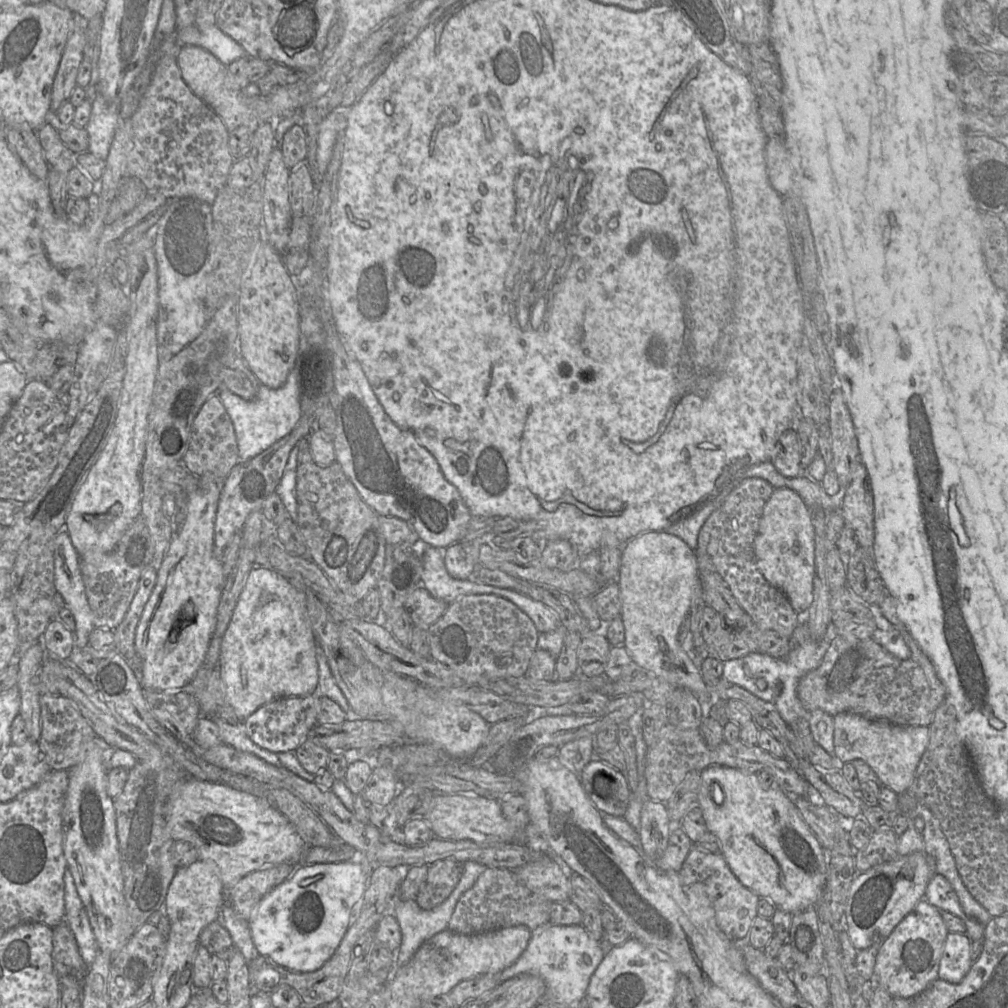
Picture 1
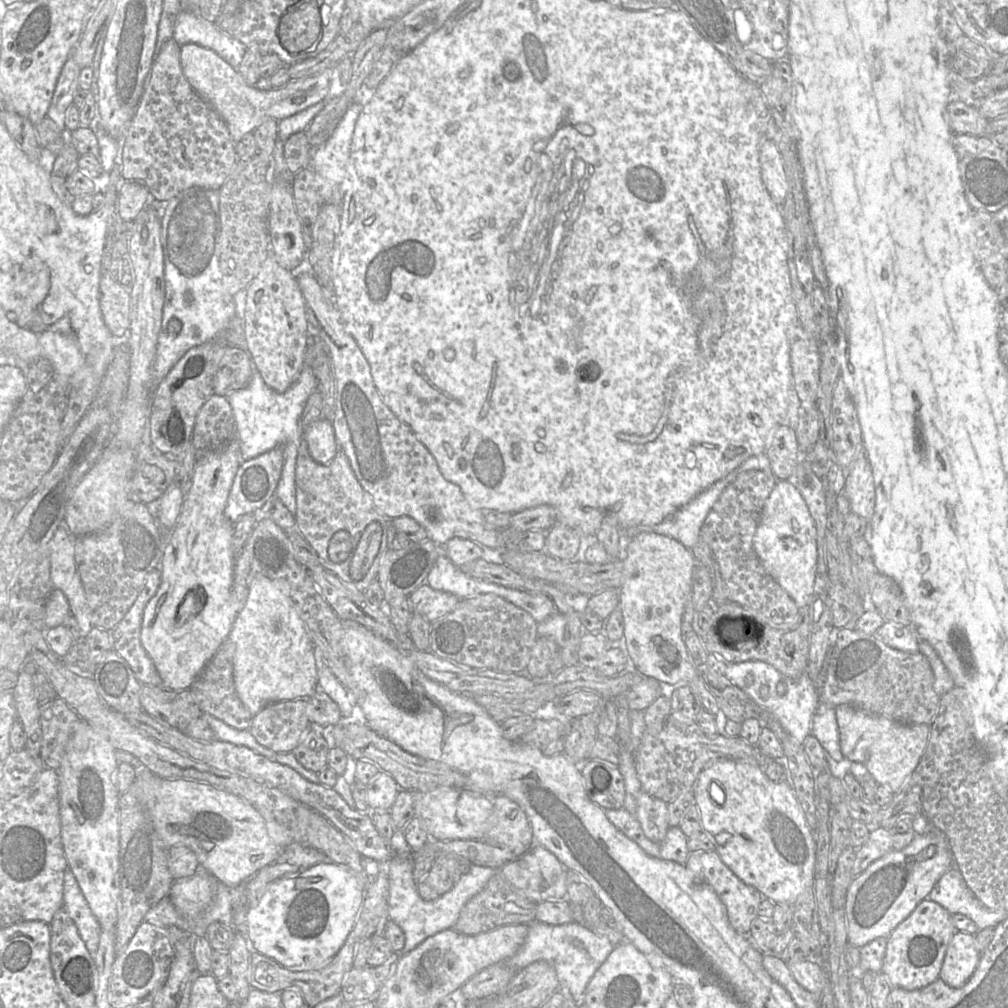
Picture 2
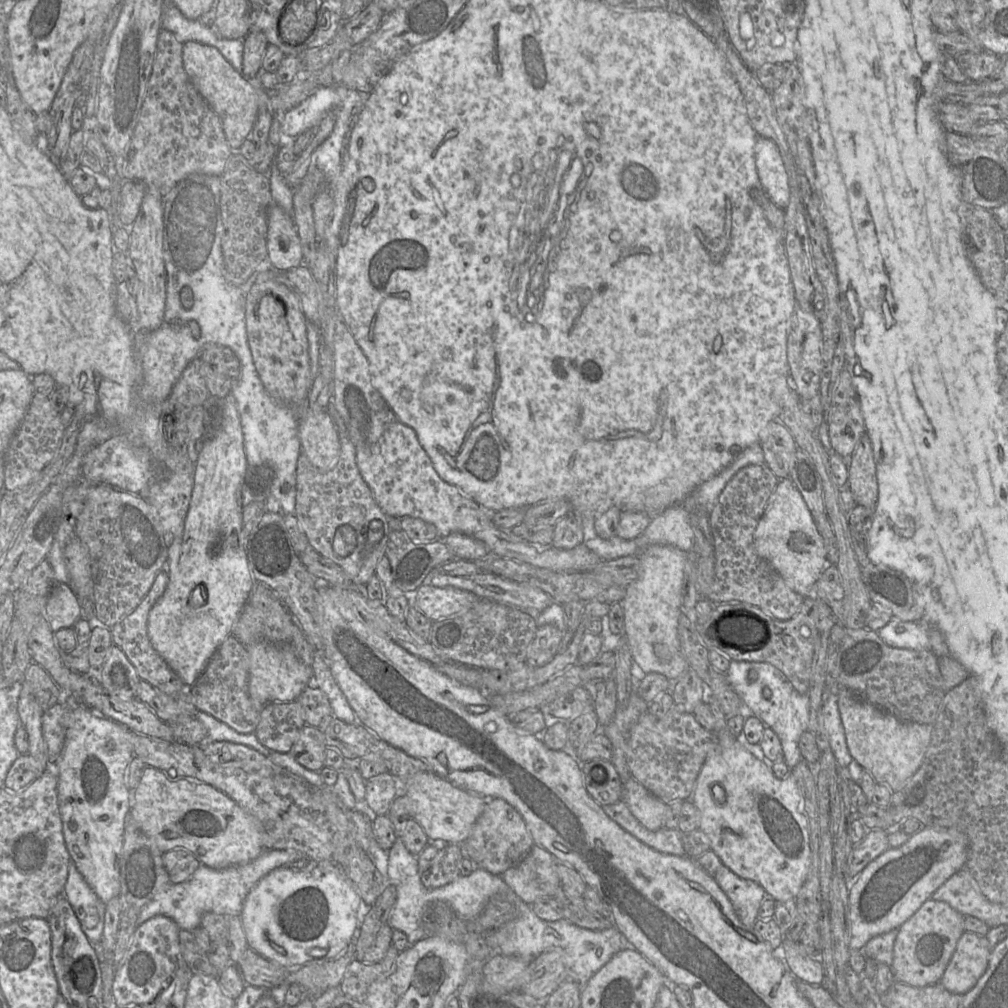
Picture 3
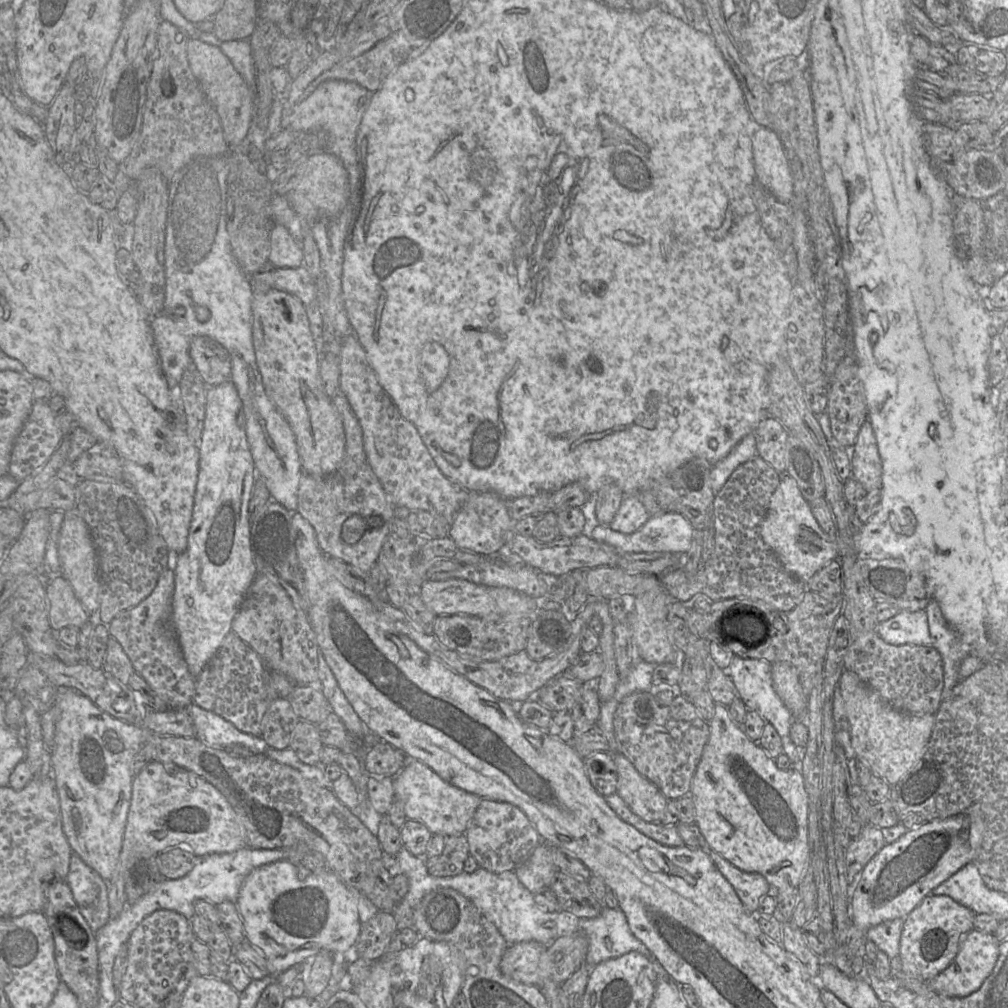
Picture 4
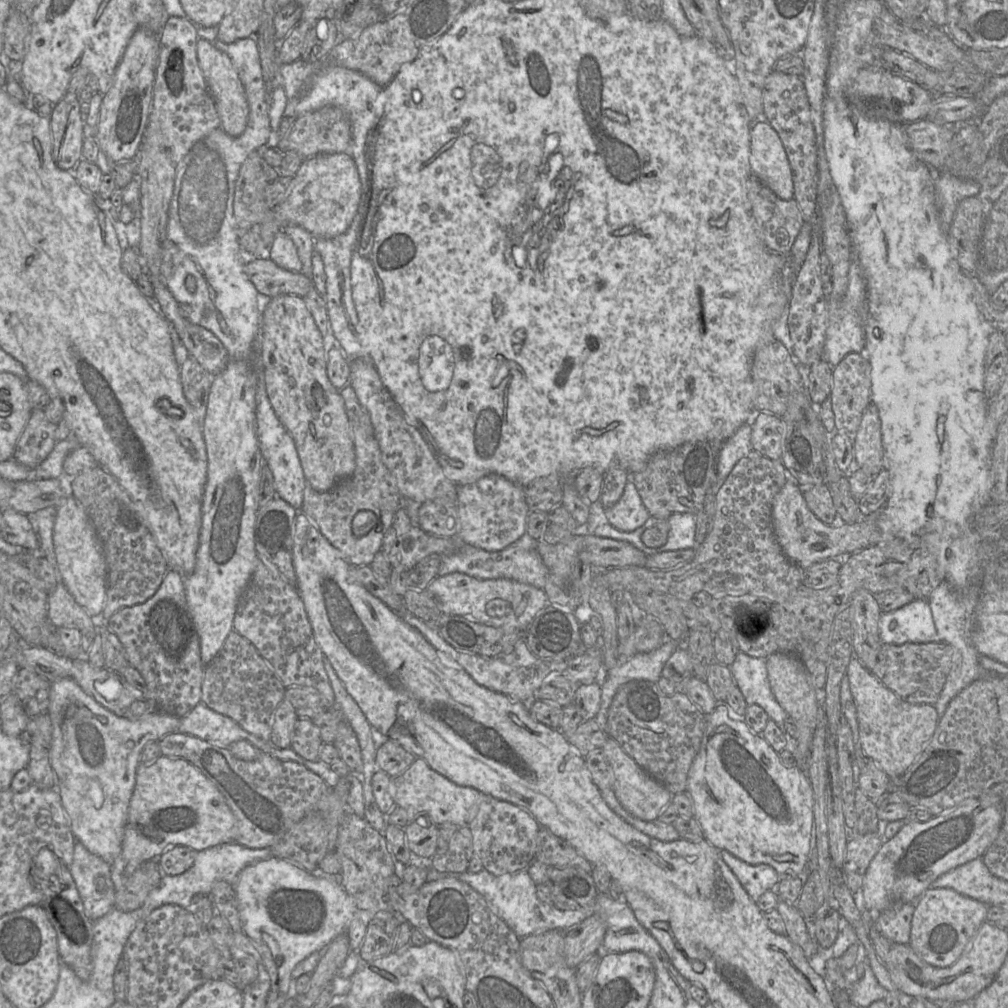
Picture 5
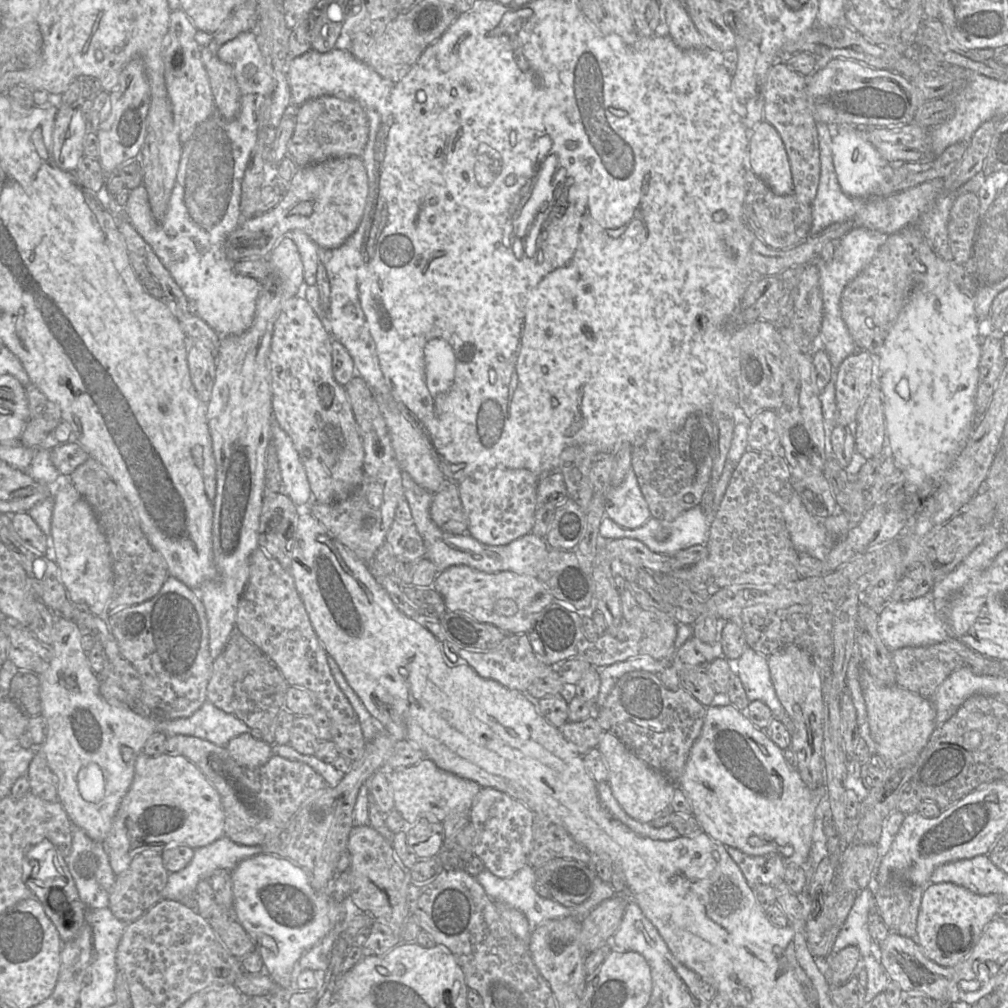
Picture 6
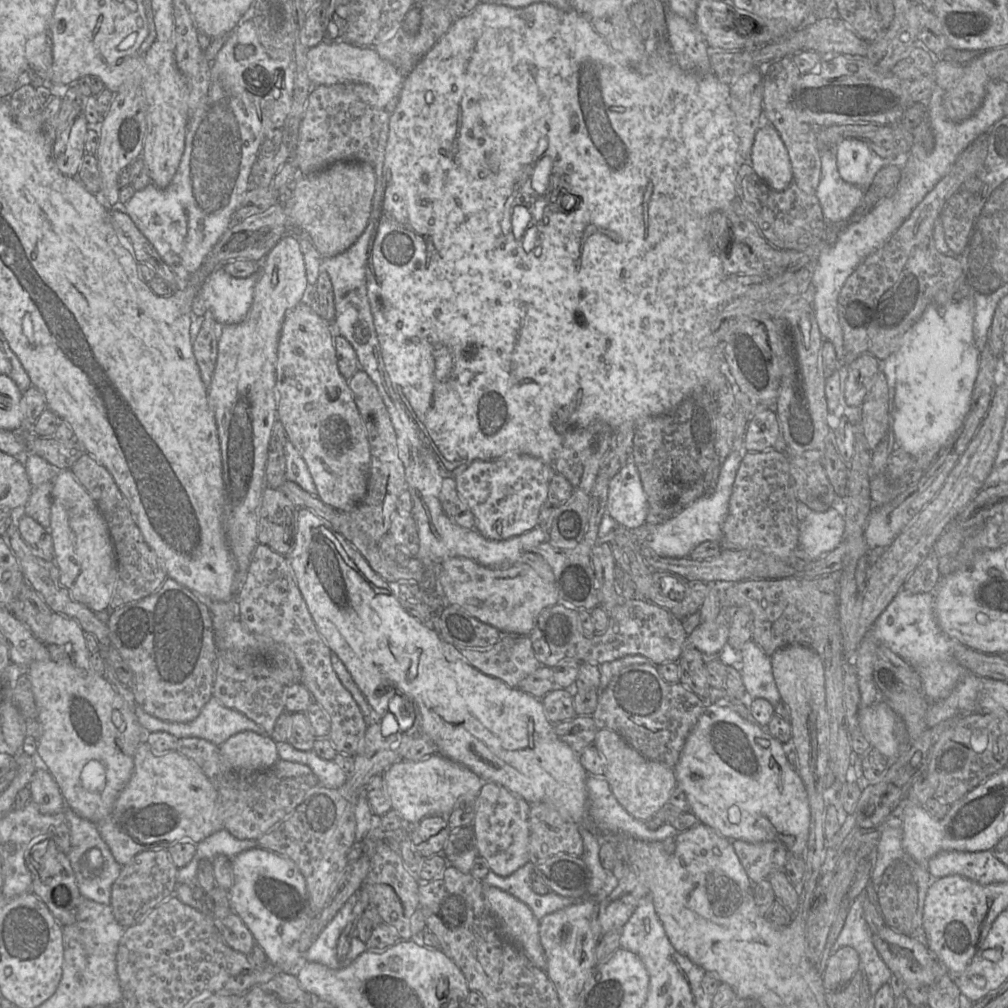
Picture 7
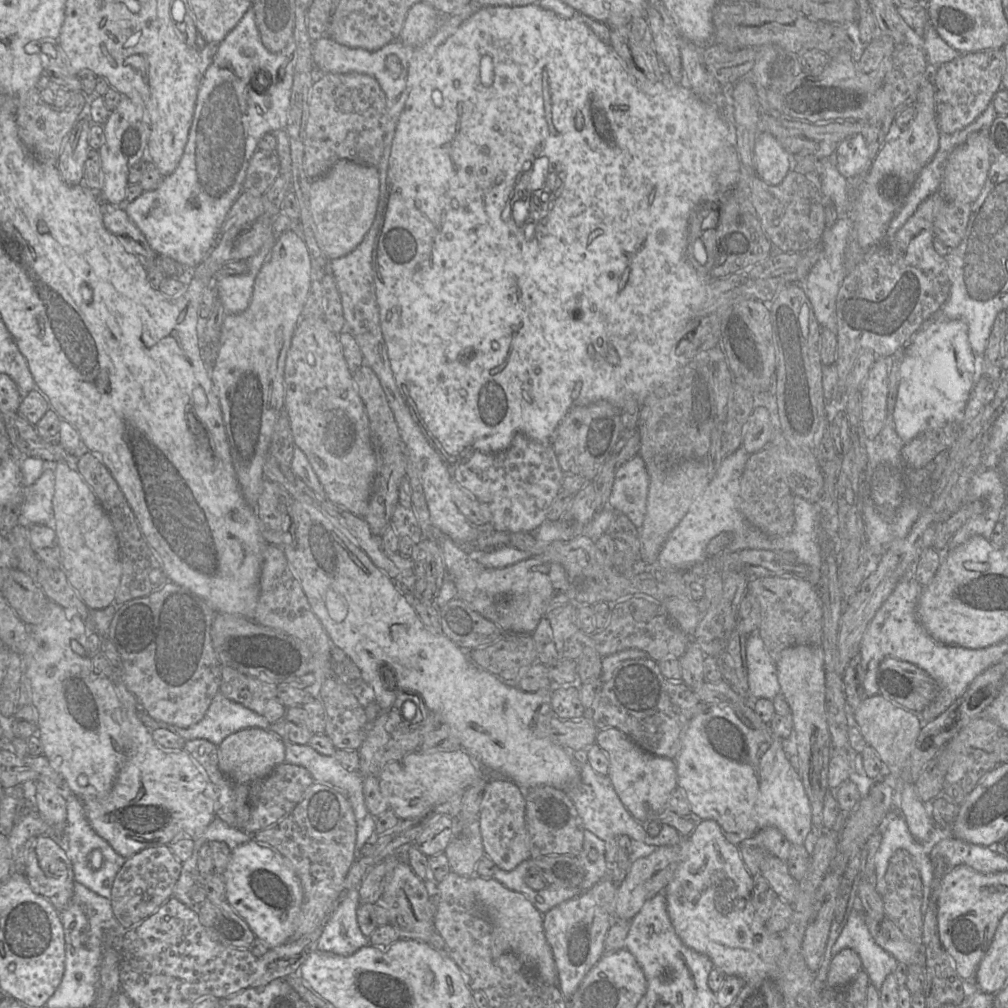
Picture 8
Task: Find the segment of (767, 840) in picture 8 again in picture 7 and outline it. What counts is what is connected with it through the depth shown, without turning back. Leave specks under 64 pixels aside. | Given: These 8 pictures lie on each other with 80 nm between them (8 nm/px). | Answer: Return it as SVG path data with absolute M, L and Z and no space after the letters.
M734 840L732 845L753 884L768 880L771 873L785 869L788 849L779 840L758 843Z

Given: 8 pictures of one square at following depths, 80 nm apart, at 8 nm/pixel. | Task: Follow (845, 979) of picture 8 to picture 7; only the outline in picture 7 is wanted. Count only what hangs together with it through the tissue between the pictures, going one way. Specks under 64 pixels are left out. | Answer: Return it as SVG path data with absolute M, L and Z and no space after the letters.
M850 946L841 947L830 955L823 973L823 986L826 991L836 991L844 987L860 968L858 952Z

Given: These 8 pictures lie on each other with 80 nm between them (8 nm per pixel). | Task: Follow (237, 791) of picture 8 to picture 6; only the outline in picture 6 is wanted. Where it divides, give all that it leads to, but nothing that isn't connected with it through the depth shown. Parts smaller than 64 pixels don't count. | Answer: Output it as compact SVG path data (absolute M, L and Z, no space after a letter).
M248 733L232 738L226 749L236 762L247 768L258 768L266 764L273 755L272 745L255 739Z

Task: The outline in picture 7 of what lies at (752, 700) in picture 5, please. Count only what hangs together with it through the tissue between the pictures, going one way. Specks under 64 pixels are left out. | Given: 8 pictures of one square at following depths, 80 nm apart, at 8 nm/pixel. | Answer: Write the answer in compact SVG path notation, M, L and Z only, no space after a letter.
M752 639L739 652L738 671L747 693L747 700L763 698L774 707L781 701L769 656Z

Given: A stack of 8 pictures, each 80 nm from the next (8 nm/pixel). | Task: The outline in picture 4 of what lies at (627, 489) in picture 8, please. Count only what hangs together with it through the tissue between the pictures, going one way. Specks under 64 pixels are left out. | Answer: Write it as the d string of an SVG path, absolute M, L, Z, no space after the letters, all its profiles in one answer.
M624 493L621 505L608 524L611 529L625 534L639 530L649 519L650 514L640 501L637 493Z

